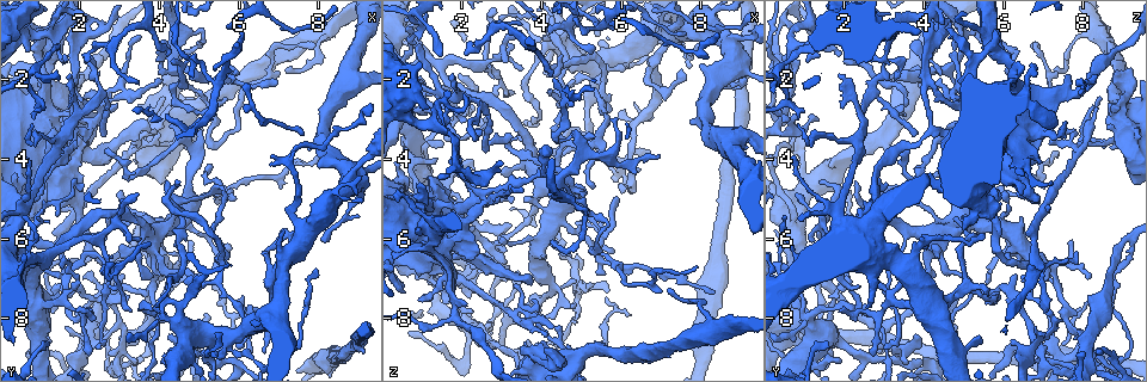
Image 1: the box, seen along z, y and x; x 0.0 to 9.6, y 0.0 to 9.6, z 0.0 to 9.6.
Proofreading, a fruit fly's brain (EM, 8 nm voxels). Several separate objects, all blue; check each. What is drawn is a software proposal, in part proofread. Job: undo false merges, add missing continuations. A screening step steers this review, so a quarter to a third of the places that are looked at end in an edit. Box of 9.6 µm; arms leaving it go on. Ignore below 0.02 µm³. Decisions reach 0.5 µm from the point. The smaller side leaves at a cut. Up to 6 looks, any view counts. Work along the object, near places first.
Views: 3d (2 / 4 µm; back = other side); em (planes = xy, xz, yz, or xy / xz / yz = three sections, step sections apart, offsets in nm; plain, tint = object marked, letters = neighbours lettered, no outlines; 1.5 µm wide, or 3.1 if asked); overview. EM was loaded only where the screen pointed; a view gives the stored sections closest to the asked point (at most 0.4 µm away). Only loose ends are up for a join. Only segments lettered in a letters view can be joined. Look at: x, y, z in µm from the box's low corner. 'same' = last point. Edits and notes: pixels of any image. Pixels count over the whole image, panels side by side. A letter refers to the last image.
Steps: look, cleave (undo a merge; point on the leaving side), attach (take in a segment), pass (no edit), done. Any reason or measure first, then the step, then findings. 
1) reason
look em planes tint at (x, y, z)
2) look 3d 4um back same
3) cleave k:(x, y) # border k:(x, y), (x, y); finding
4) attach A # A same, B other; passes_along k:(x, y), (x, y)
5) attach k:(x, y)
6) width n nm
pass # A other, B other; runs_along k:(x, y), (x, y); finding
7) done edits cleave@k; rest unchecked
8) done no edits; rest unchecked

sharp bend
look 3d 2um at (5.55, 6.55, 2.20)

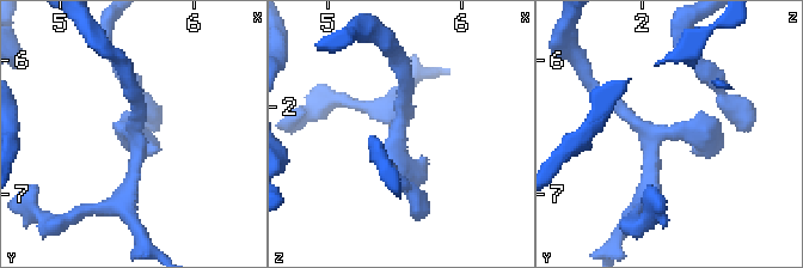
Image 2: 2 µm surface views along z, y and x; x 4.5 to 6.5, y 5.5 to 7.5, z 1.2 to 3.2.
now the EM
look em xy step 4 tint at (5.54, 6.56, 2.12)

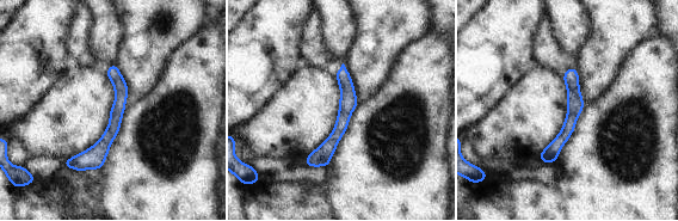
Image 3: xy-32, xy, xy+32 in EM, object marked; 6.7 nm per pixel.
look em planes letters same

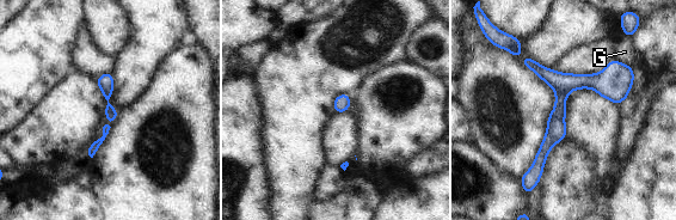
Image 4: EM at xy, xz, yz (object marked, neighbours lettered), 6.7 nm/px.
longest_contact G 140 nm
pass # G other; runs_along 4:(630, 69), (573, 81), (544, 153); one neuron here

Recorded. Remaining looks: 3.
thin end
look em xy step 8 tint at (3.25, 5.45, 5.05)

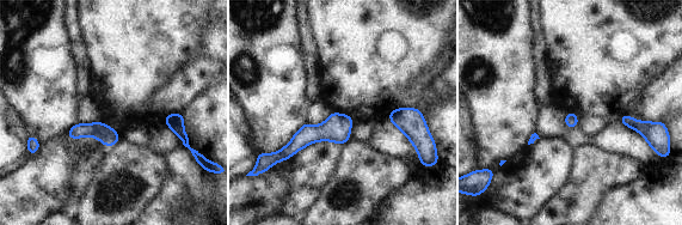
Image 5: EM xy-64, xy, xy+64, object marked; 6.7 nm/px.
look em planes letters same

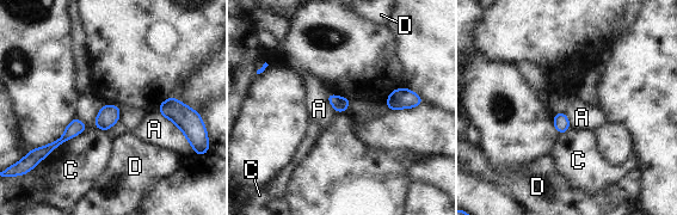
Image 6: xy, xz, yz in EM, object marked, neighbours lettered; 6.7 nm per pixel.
pass # A other, C other, D other; no lettered segment goes on from it

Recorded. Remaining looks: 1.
done no edits; rest unchecked

